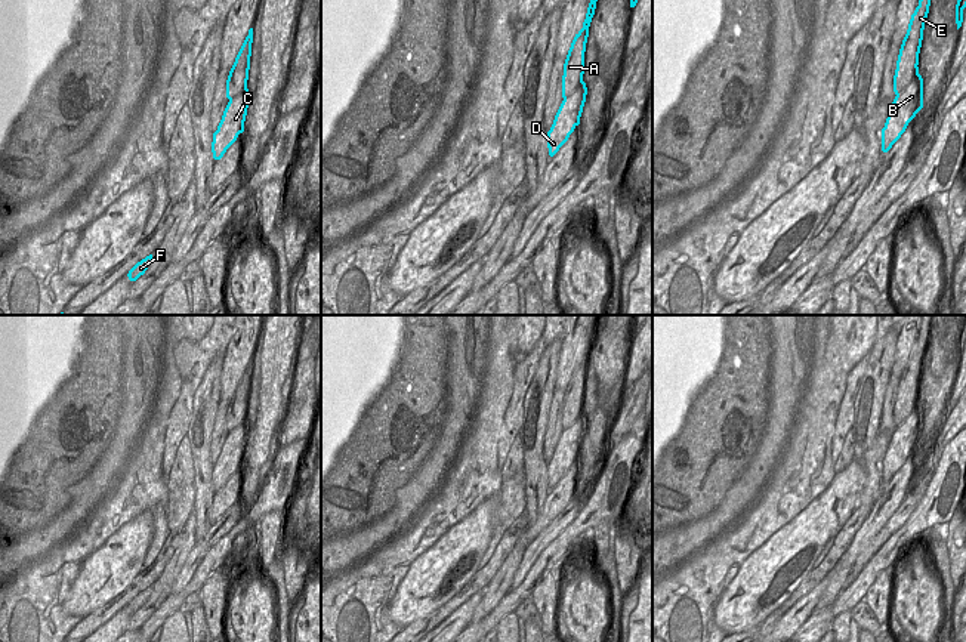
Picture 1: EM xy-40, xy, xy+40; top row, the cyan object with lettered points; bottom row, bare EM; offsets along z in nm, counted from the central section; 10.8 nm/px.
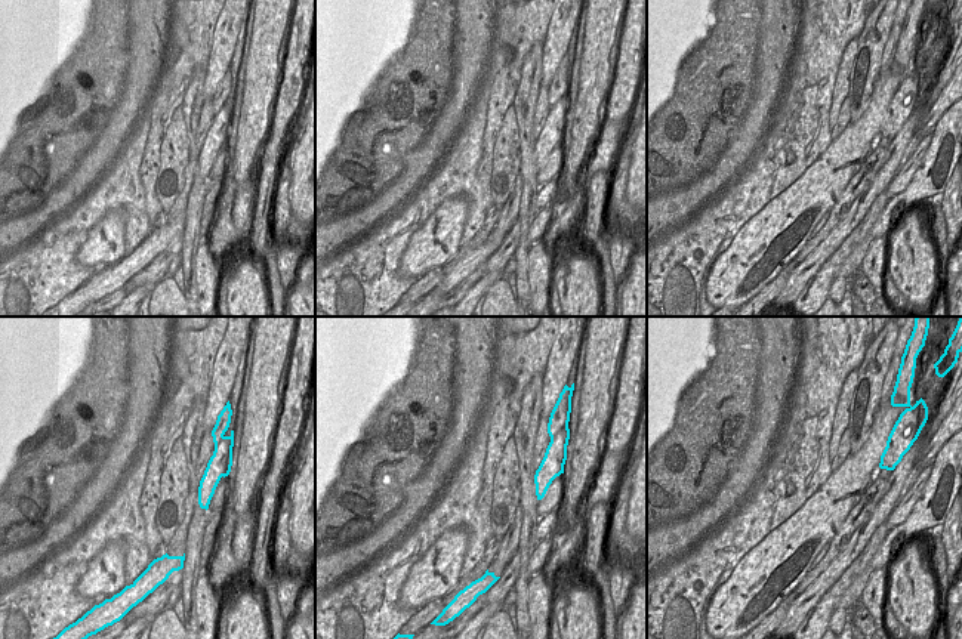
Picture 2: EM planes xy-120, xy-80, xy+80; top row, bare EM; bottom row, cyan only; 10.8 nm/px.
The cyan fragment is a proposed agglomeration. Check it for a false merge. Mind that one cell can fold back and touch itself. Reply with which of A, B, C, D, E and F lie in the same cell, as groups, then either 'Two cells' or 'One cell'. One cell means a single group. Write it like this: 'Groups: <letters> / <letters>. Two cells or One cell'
Groups: A E / B C D F. Two cells.

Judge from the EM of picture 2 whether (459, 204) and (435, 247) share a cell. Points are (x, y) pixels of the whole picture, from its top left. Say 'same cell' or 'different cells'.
same cell

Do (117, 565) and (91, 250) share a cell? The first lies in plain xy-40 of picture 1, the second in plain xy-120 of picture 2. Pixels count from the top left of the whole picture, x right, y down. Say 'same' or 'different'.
same

